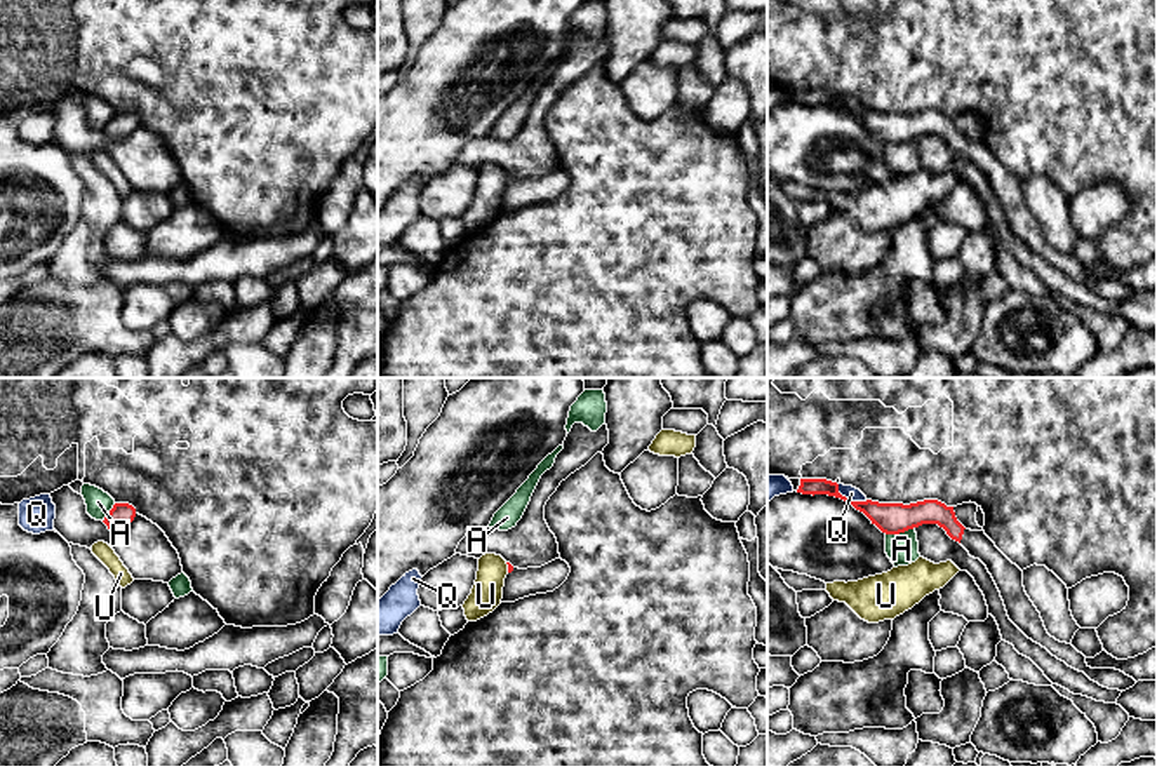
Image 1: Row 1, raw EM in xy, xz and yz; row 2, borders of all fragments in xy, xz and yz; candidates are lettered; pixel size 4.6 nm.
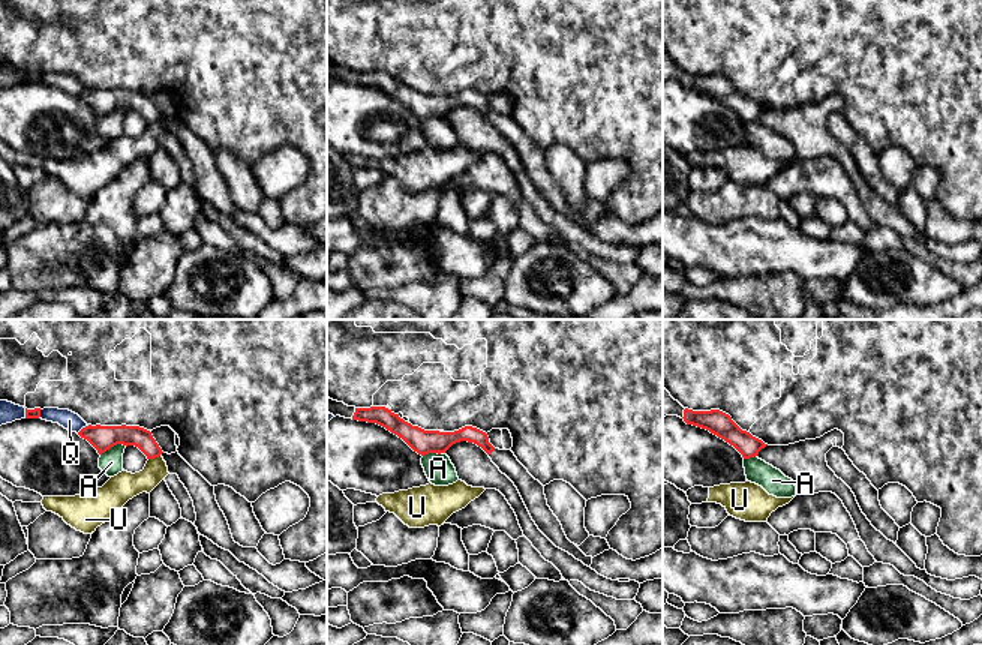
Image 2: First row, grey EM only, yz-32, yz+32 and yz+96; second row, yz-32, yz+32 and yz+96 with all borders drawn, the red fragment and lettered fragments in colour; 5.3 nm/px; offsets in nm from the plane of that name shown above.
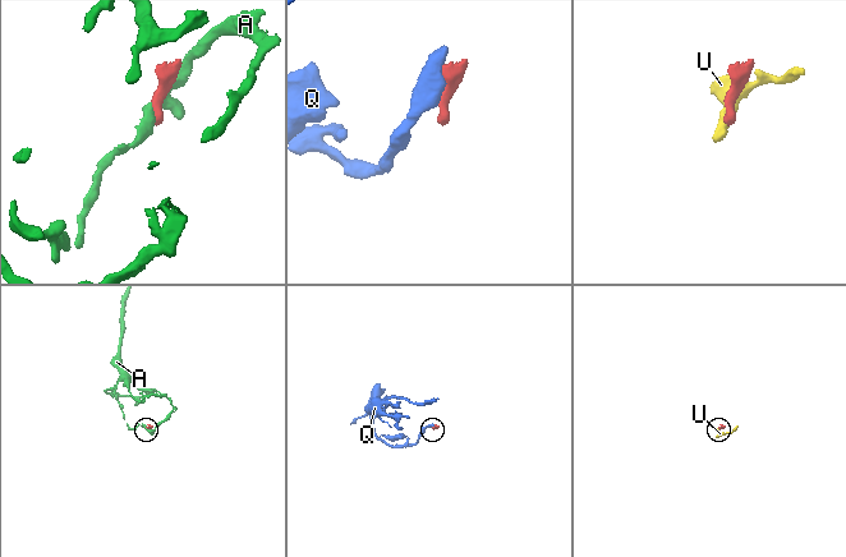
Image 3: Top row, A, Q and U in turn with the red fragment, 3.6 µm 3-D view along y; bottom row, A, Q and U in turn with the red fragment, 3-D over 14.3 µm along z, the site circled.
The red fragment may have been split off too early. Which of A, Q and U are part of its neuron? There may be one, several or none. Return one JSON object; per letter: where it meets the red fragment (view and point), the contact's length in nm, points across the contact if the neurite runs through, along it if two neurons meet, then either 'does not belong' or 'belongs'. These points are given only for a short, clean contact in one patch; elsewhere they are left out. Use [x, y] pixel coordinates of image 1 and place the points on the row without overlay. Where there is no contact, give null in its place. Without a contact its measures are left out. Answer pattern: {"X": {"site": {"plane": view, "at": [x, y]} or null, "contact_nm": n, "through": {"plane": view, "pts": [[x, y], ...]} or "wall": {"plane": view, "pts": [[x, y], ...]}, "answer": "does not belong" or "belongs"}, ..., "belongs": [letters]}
{"A": {"site": {"plane": "yz", "at": [900, 141]}, "contact_nm": 140, "answer": "does not belong"}, "Q": {"site": {"plane": "yz", "at": [849, 110]}, "contact_nm": 160, "wall": {"plane": "yz", "pts": [[837, 94], [837, 100], [848, 108], [867, 110]]}, "answer": "does not belong"}, "U": {"site": {"plane": "xz", "at": [508, 178]}, "contact_nm": 50, "wall": {"plane": "xz", "pts": [[505, 173], [508, 181]]}, "answer": "does not belong"}, "belongs": []}

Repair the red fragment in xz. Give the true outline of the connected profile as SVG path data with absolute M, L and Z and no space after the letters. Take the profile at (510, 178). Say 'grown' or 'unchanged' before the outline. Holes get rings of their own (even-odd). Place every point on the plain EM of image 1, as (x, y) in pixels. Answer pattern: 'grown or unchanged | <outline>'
grown | M560 167L541 176L518 179L508 174L501 212L515 212L518 209L546 204L558 198L569 186L571 178Z

